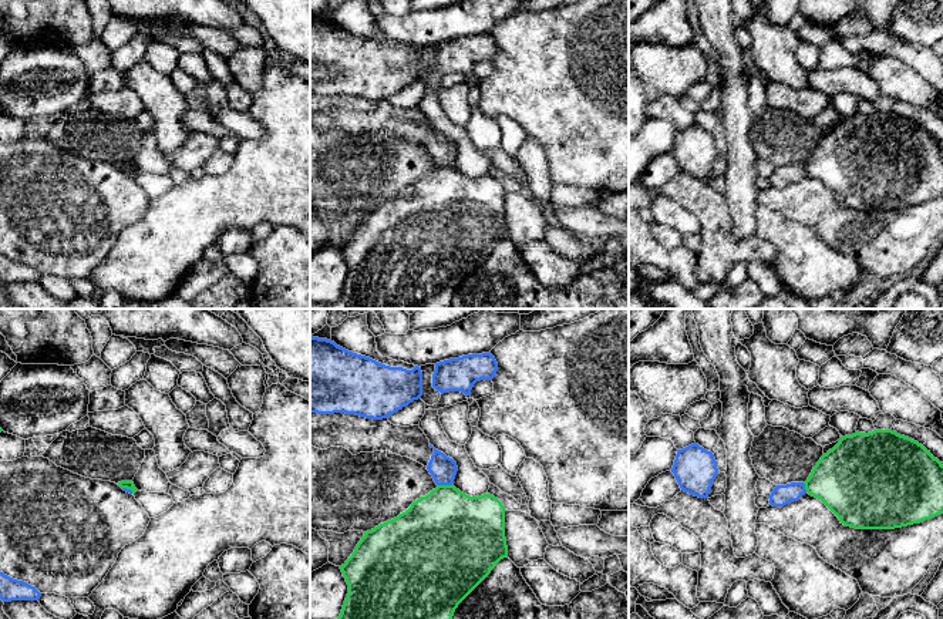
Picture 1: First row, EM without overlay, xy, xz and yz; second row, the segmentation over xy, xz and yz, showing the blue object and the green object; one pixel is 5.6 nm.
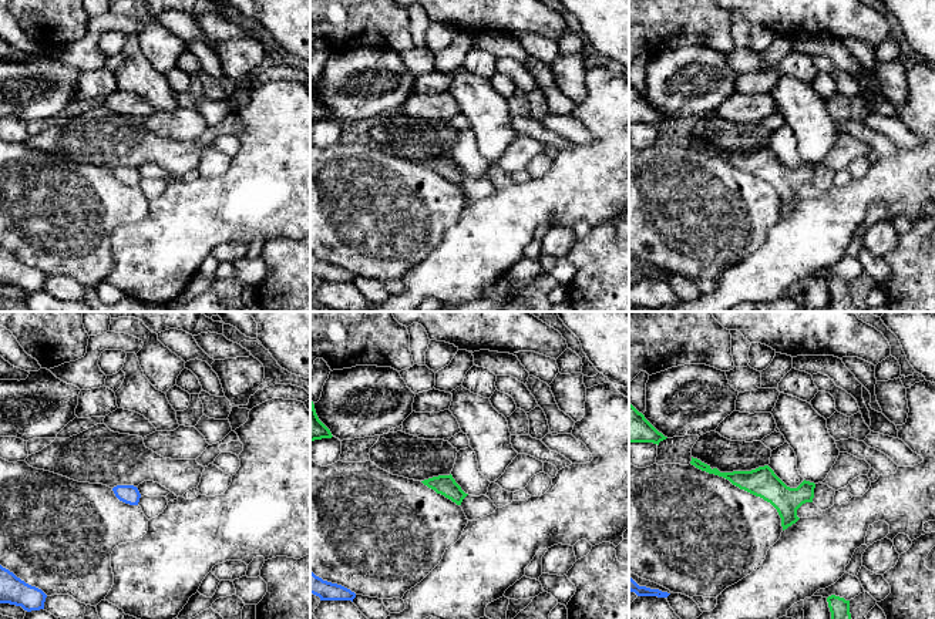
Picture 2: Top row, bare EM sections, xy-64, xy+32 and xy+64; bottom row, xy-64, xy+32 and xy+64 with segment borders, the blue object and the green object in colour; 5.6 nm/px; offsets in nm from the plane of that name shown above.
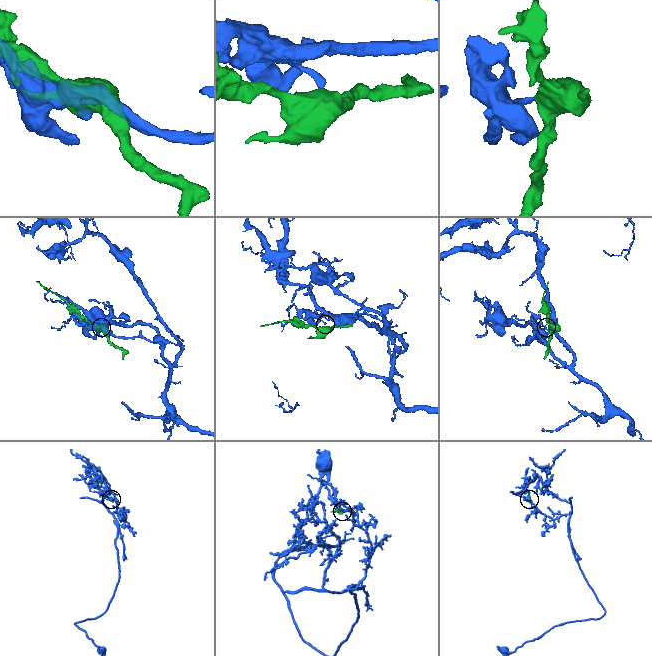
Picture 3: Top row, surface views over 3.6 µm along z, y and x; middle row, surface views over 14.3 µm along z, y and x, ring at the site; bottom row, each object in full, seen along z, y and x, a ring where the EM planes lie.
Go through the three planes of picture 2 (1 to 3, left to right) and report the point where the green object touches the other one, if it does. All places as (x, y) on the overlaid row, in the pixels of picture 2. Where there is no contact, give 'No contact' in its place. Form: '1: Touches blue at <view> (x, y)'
1: No contact
2: No contact
3: No contact

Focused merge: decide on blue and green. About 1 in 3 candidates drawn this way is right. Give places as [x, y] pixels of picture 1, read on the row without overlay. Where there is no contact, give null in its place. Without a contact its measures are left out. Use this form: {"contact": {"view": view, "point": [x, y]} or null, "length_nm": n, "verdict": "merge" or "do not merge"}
{"contact": {"view": "xz", "point": [445, 165]}, "length_nm": 80, "verdict": "do not merge"}

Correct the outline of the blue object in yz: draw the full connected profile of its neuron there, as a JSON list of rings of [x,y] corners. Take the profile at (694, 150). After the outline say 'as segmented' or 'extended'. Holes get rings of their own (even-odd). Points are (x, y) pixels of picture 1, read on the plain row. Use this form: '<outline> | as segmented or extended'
[[[694,124],[677,132],[671,154],[681,172],[708,179],[718,149],[714,135]]] | as segmented

